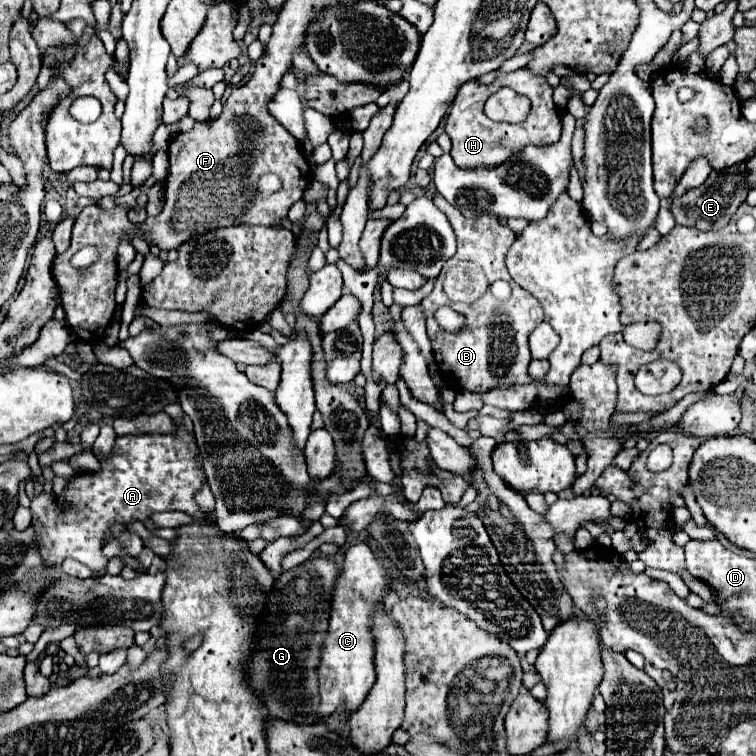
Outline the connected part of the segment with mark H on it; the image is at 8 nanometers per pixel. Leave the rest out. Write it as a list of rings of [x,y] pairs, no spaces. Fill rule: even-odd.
[[[517,69],[509,75],[497,77],[491,85],[467,81],[459,89],[459,93],[451,105],[451,111],[449,111],[447,123],[445,123],[445,133],[453,141],[451,157],[457,167],[461,167],[461,169],[495,169],[527,145],[545,147],[545,145],[557,143],[557,139],[561,137],[561,111],[553,103],[553,87],[549,87],[545,77],[527,75],[527,71]],[[501,85],[507,85],[531,99],[531,113],[523,123],[517,123],[517,125],[495,123],[495,121],[487,119],[487,115],[483,113],[483,103]]]

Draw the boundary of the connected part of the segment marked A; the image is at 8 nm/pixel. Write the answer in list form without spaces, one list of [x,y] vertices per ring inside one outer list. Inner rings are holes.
[[[179,427],[175,435],[153,433],[117,437],[115,453],[101,463],[101,471],[75,477],[65,487],[63,497],[37,495],[31,501],[31,513],[39,539],[39,553],[45,563],[61,571],[63,559],[71,557],[91,571],[101,571],[107,565],[107,557],[101,555],[103,533],[107,533],[113,523],[139,519],[151,531],[155,525],[149,521],[149,515],[155,511],[199,513],[193,495],[201,487],[203,473],[195,467],[195,453],[197,443],[183,427]]]

